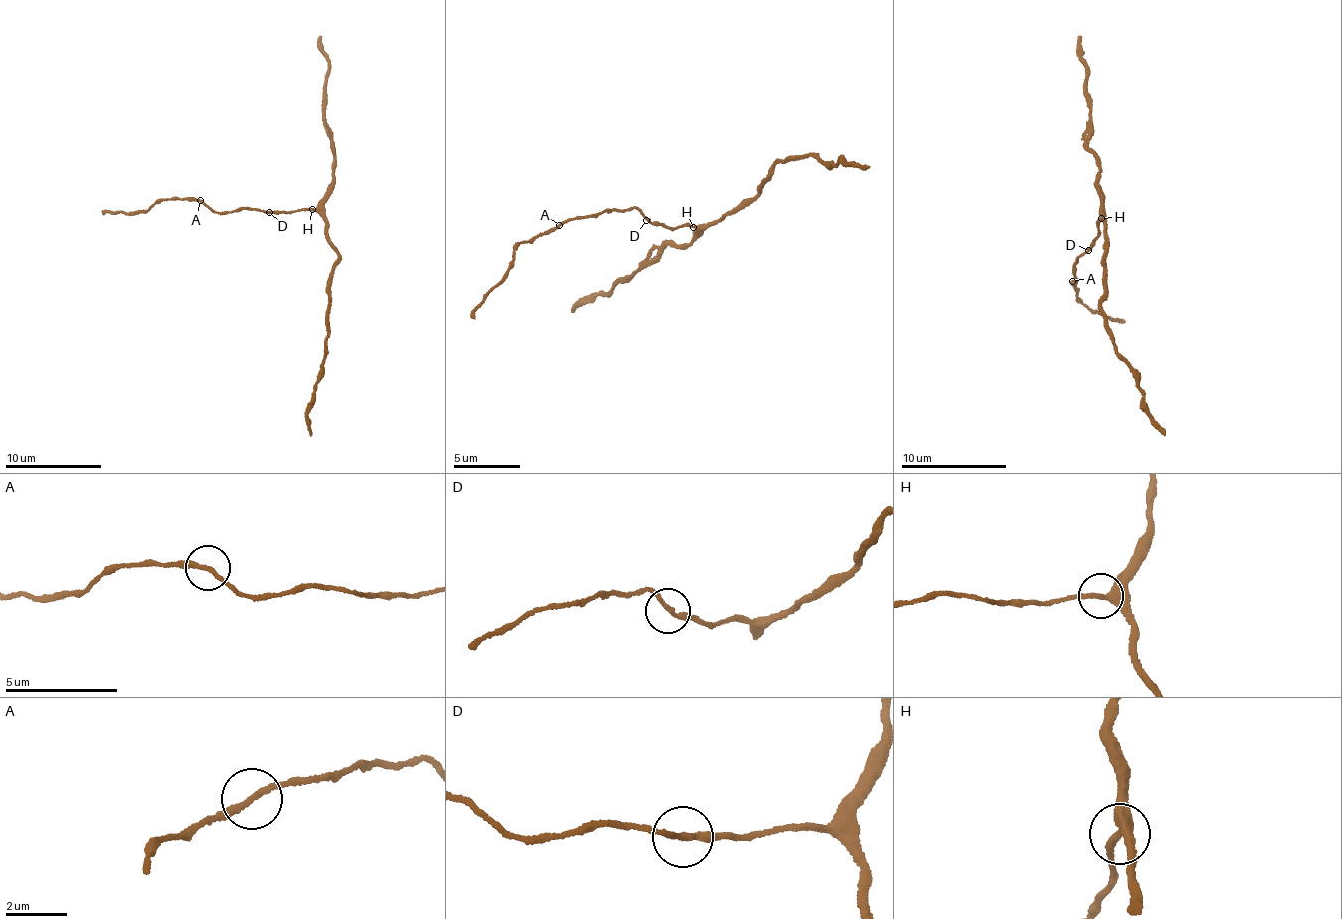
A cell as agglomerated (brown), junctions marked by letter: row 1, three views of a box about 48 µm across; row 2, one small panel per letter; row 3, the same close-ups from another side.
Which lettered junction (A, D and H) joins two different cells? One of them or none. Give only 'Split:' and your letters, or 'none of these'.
Split: none of these

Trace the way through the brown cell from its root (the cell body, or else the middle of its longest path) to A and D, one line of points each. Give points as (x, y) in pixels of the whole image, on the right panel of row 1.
A: (1101, 218), (1096, 223), (1098, 234), (1093, 238), (1094, 242), (1071, 265), (1073, 281)
D: (1101, 218), (1096, 223), (1098, 234), (1088, 250)

